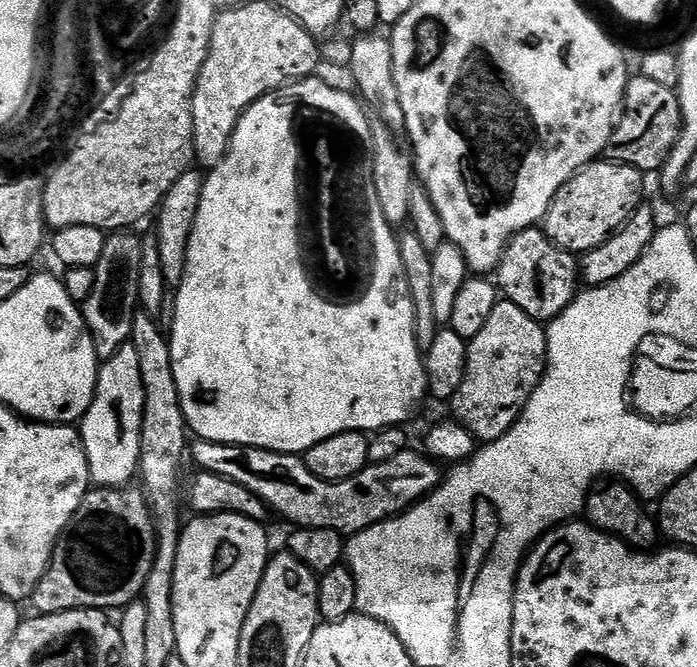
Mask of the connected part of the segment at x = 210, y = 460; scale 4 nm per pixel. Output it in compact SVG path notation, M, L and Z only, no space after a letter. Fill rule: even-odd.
M193 439L190 444L190 456L196 459L196 468L205 472L213 472L222 478L230 478L230 482L238 482L238 486L246 486L257 498L263 500L273 513L285 516L296 528L325 528L339 532L347 538L374 526L383 520L389 520L392 516L399 516L401 512L417 504L419 500L429 496L432 491L440 487L442 483L441 465L423 451L406 450L390 462L381 464L369 464L345 480L330 482L310 474L303 459L299 455L286 452L271 452L261 448L239 448L237 444L215 444L209 440Z

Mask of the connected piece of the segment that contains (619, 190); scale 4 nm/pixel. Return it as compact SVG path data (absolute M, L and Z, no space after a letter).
M600 158L587 164L581 172L574 174L574 178L570 178L570 182L566 182L566 186L562 186L562 190L558 190L550 210L542 221L544 235L557 248L563 248L565 252L573 254L583 254L602 246L602 242L609 240L632 217L634 210L640 207L642 203L640 195L644 192L644 180L646 180L645 173L629 164L618 164L607 158Z

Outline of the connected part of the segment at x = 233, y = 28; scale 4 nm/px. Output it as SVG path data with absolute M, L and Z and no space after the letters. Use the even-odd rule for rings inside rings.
M245 2L240 8L221 11L214 22L208 57L192 95L195 163L205 164L208 170L221 164L232 143L240 115L269 92L283 89L289 82L311 77L316 63L321 60L317 37L281 12L275 3Z

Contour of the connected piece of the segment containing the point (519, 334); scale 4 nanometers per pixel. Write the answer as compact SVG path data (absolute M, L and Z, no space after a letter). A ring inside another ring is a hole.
M497 299L494 311L490 313L486 326L478 330L474 339L468 341L468 361L466 362L466 378L462 378L462 386L458 386L456 395L450 401L451 415L460 421L477 441L491 442L502 438L509 432L532 392L540 385L544 376L544 365L548 362L548 334L545 325L539 320L530 318L526 310L518 310L514 302Z

